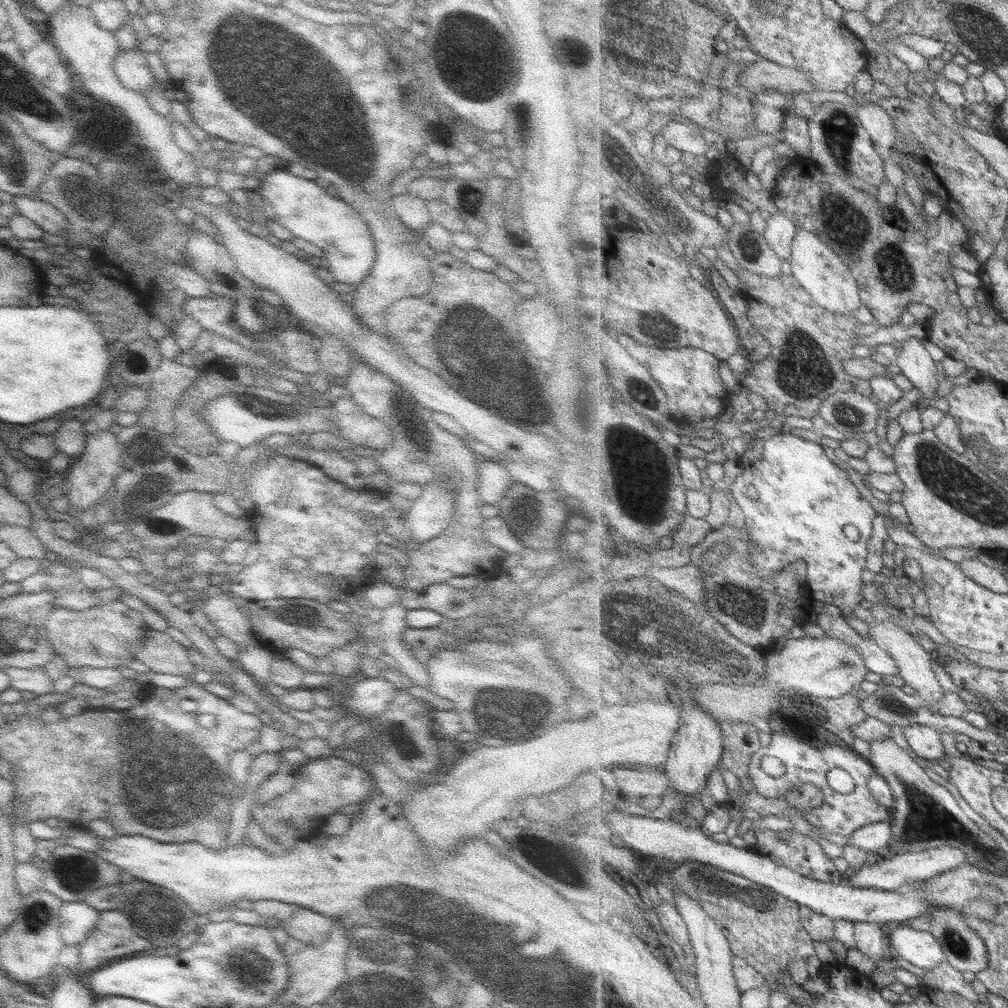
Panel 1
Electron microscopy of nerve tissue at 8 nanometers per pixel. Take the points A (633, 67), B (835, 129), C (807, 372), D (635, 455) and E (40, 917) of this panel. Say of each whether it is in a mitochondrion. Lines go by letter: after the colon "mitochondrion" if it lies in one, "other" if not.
A: mitochondrion
B: mitochondrion
C: mitochondrion
D: mitochondrion
E: mitochondrion

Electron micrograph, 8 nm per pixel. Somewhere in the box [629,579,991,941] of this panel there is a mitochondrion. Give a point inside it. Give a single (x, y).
(924, 819)

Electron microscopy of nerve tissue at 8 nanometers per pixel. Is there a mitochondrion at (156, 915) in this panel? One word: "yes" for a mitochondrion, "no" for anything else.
yes

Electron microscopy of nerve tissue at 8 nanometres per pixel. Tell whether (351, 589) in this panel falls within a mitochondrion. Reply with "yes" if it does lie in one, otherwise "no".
no

